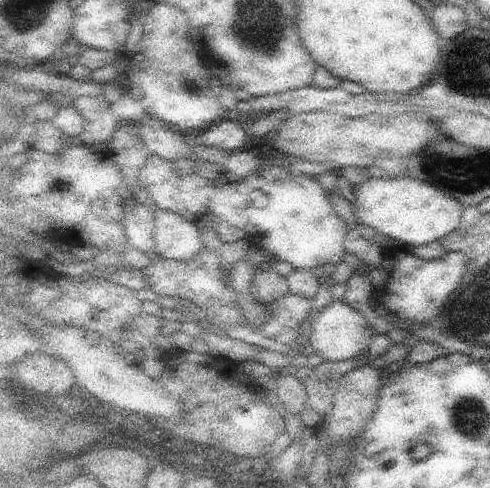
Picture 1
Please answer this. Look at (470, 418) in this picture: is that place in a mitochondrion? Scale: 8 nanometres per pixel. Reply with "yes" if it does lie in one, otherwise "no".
yes

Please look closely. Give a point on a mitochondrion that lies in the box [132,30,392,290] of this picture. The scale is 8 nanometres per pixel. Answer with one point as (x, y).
(207, 40)

